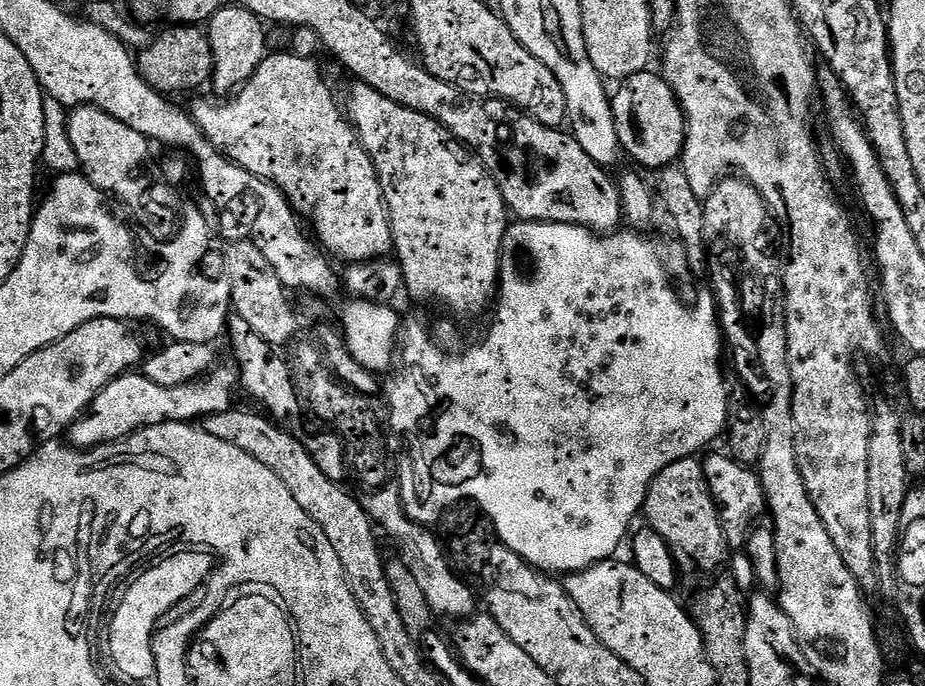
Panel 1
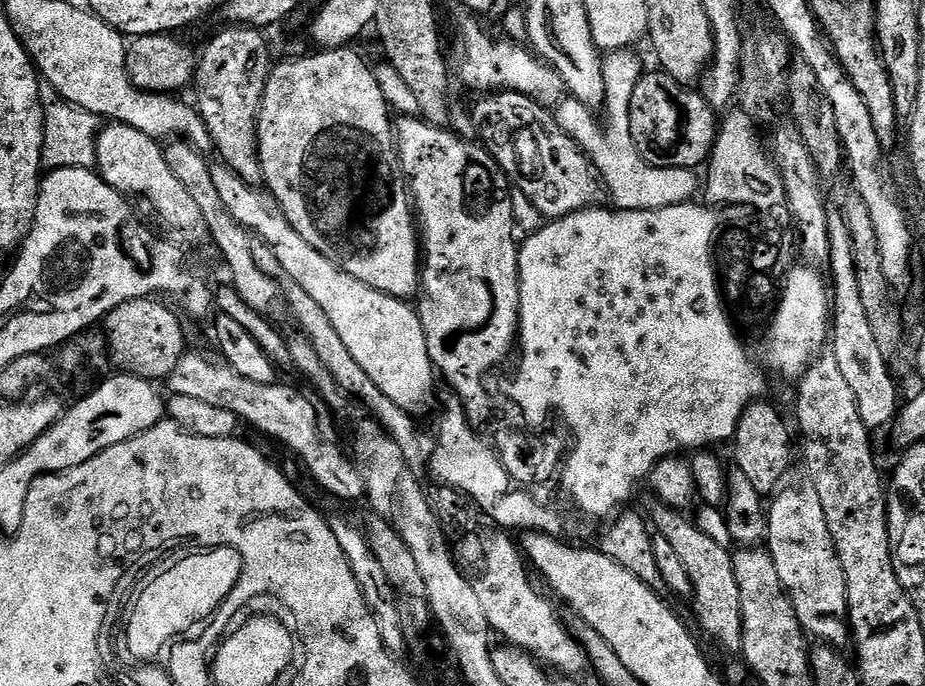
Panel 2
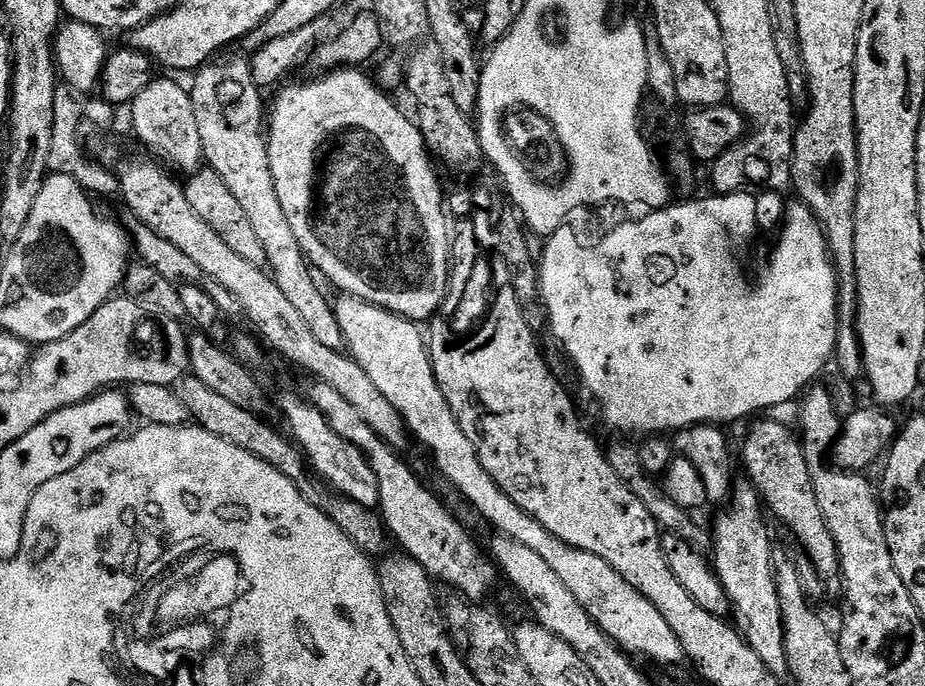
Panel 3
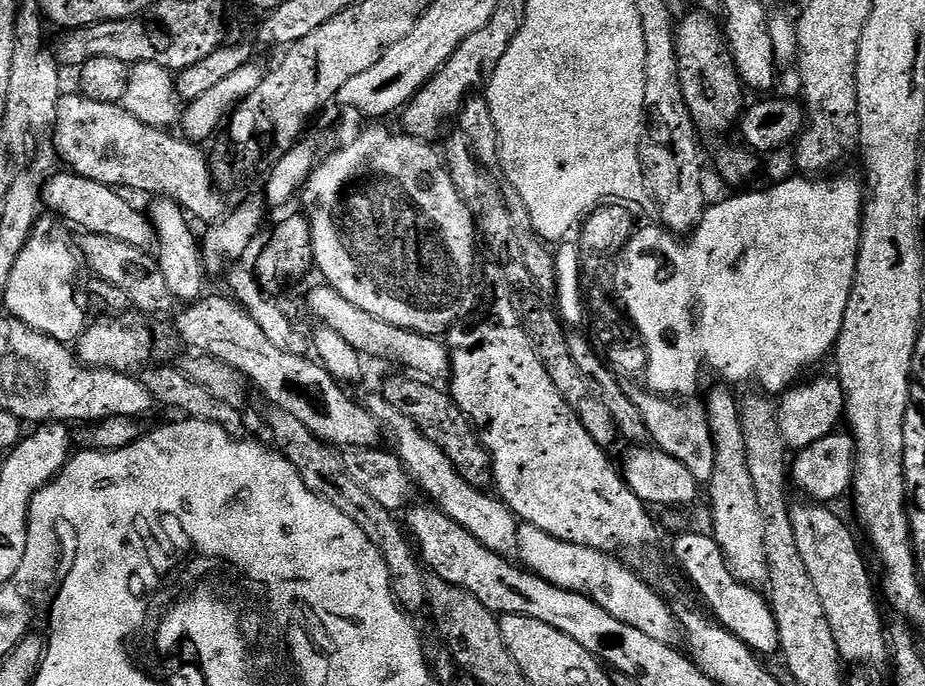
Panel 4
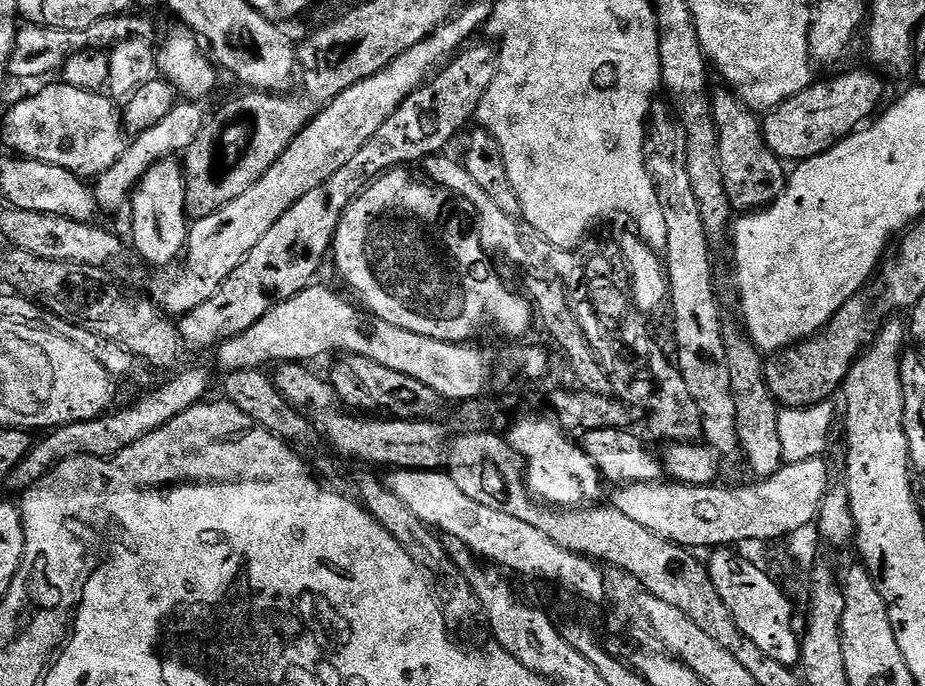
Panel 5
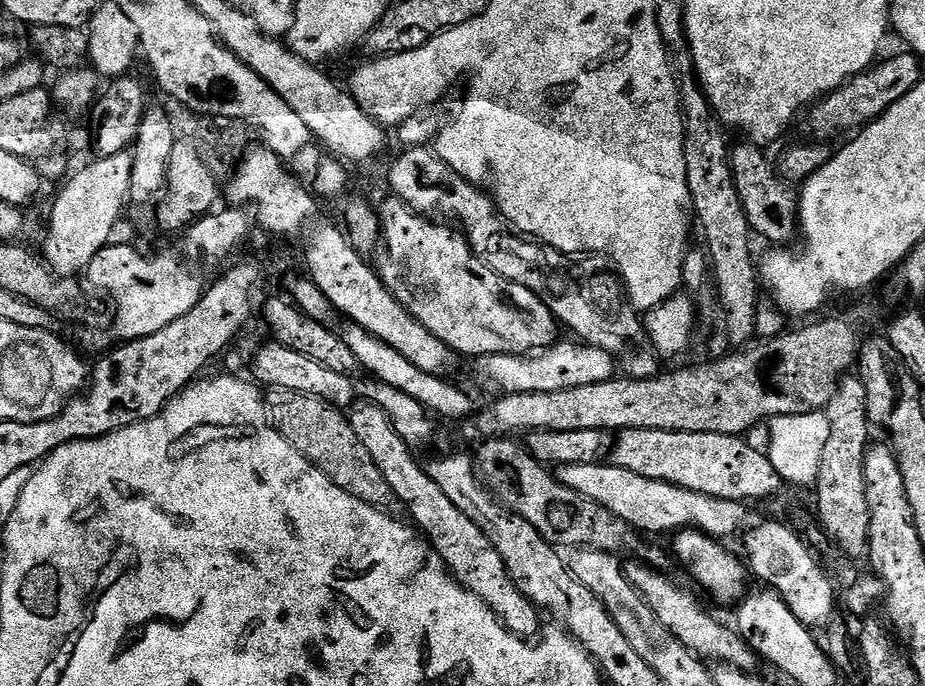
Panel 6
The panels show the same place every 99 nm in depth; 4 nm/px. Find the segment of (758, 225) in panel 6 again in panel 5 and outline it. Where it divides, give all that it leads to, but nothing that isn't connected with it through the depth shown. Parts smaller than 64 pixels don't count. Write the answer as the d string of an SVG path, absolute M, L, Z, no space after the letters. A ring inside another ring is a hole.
M724 86L712 92L712 117L718 136L722 182L725 183L726 196L730 199L733 211L748 214L768 207L784 193L786 168L781 159L766 146L761 121L737 99L731 89Z

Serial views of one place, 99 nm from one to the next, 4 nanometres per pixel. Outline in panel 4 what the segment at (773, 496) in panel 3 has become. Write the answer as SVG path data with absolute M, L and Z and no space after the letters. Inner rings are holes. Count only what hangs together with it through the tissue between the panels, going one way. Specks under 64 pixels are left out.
M820 502L793 503L792 525L798 550L802 554L802 563L810 573L810 579L818 590L818 598L826 610L826 622L834 634L834 642L840 651L841 661L852 664L869 664L876 668L879 664L889 663L890 636L884 632L884 620L880 617L880 608L876 605L878 592L872 589L872 580L868 577L868 564L860 553L860 544L856 536L844 525L840 516L831 512L831 507Z

